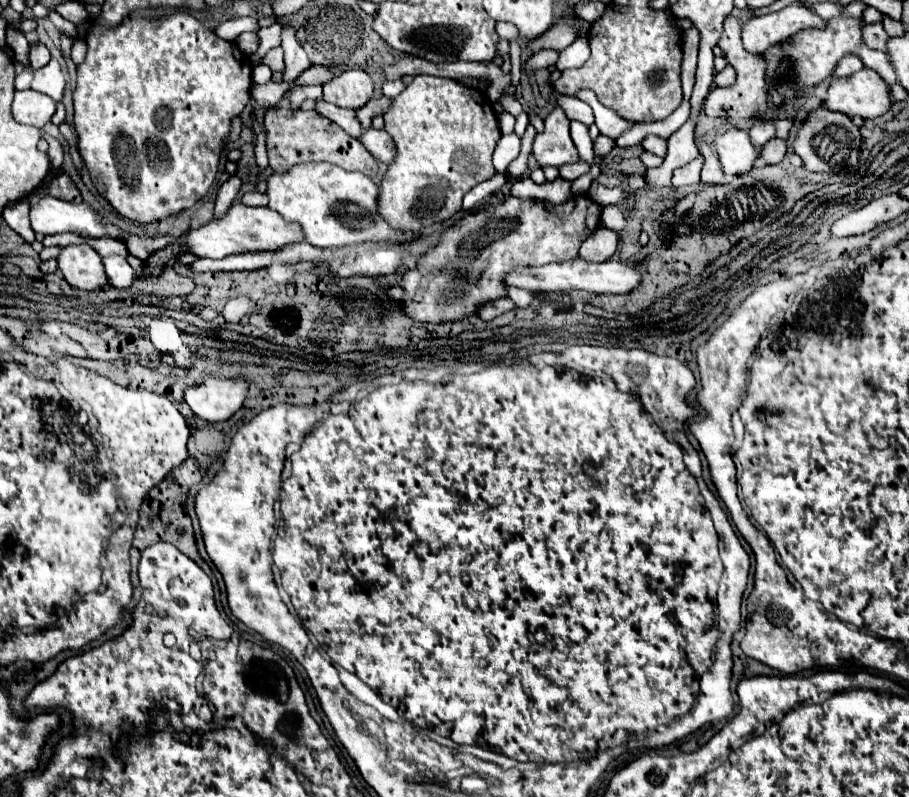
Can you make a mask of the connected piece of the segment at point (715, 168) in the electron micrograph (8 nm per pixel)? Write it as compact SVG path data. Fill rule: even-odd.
M700 142L700 152L702 152L702 156L704 156L702 182L704 182L704 184L716 184L716 182L724 182L724 178L722 178L724 174L722 174L722 168L720 168L720 162L718 162L718 158L716 158L714 150L712 150L708 144Z

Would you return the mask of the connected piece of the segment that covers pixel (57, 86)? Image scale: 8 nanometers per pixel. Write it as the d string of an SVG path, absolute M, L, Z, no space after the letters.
M50 60L44 68L36 70L30 88L36 90L36 92L42 92L42 94L48 94L56 102L62 102L66 82L64 82L64 76L62 76L58 60Z

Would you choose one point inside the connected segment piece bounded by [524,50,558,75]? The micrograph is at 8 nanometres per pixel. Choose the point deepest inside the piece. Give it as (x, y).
(546, 58)

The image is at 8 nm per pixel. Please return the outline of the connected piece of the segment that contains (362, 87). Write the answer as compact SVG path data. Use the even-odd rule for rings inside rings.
M344 70L336 78L324 84L324 100L342 106L342 108L360 108L364 106L374 92L372 78L360 70Z

